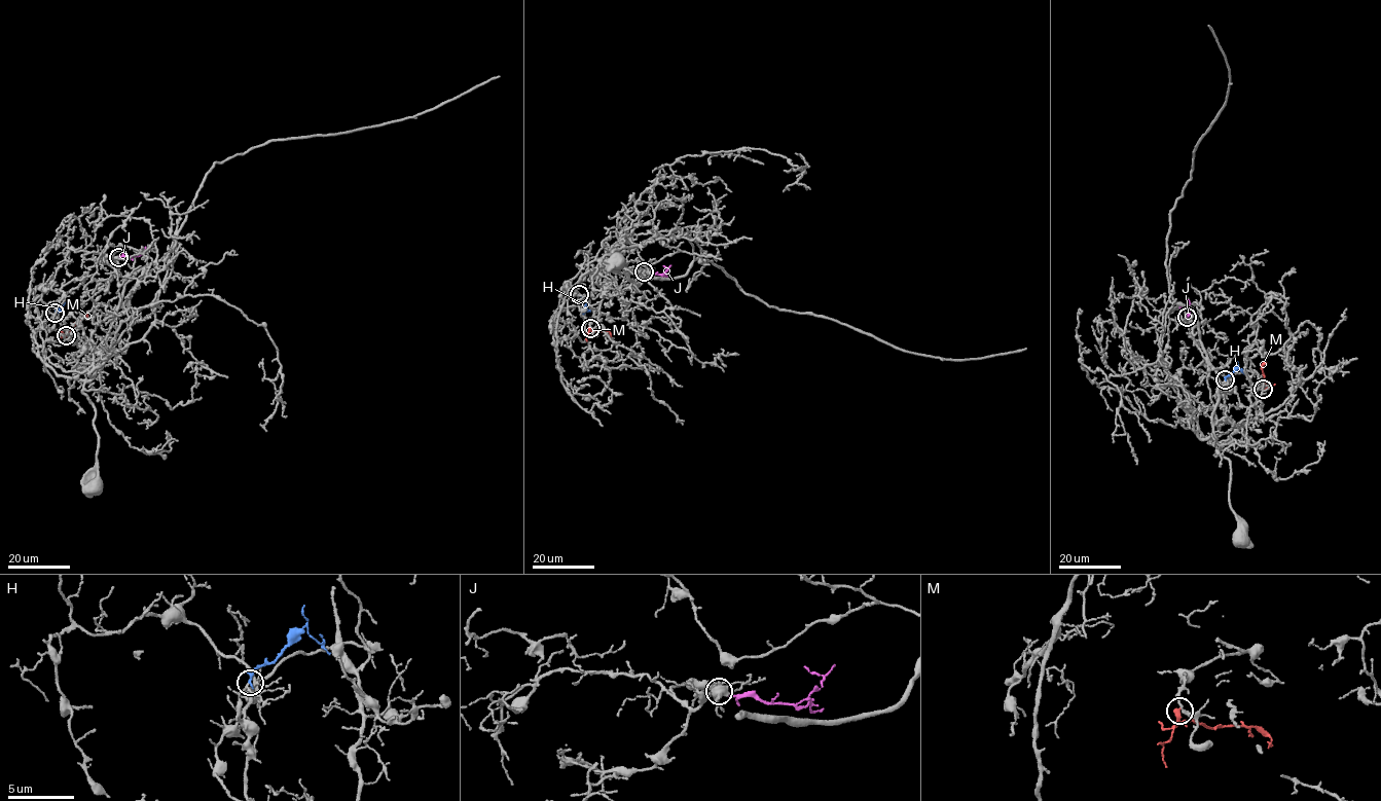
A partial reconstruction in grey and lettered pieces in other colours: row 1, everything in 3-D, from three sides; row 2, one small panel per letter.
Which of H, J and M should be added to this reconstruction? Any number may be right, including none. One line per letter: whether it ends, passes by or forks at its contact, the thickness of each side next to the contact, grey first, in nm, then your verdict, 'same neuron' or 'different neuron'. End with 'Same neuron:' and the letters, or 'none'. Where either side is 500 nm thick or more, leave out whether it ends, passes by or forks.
H: it ends there; 140 nm thick on the grey side, 220 nm on the other; same neuron
J: it ends there; 180 nm thick on the grey side, 180 nm on the other; different neuron
M: it ends there; 240 nm thick on the grey side, 360 nm on the other; different neuron
Same neuron: H

